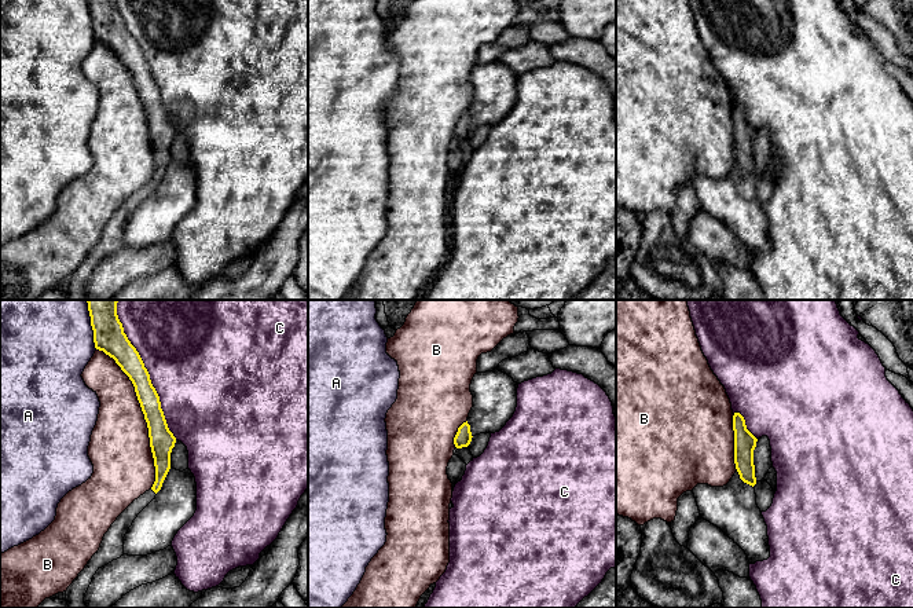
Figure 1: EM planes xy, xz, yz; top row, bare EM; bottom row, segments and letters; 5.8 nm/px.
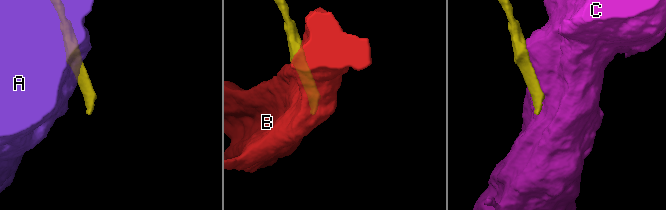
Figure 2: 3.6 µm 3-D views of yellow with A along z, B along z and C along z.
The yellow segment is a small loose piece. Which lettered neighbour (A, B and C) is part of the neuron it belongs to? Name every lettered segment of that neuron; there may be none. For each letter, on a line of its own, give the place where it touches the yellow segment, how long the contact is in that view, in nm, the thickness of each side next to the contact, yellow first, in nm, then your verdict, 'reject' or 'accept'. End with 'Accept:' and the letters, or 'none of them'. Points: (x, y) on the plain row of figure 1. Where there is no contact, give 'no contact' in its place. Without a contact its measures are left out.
A: meets yellow in xy at (92, 21); contact 240 nm long; 180 nm thick on the yellow side, 440 nm on the other; reject
B: meets yellow in xy at (145, 107); contact 900 nm long; 140 nm thick on the yellow side, 360 nm on the other; reject
C: meets yellow in xy at (149, 66); contact 850 nm long; 150 nm thick on the yellow side, 500 nm on the other; reject
Accept: none of them

